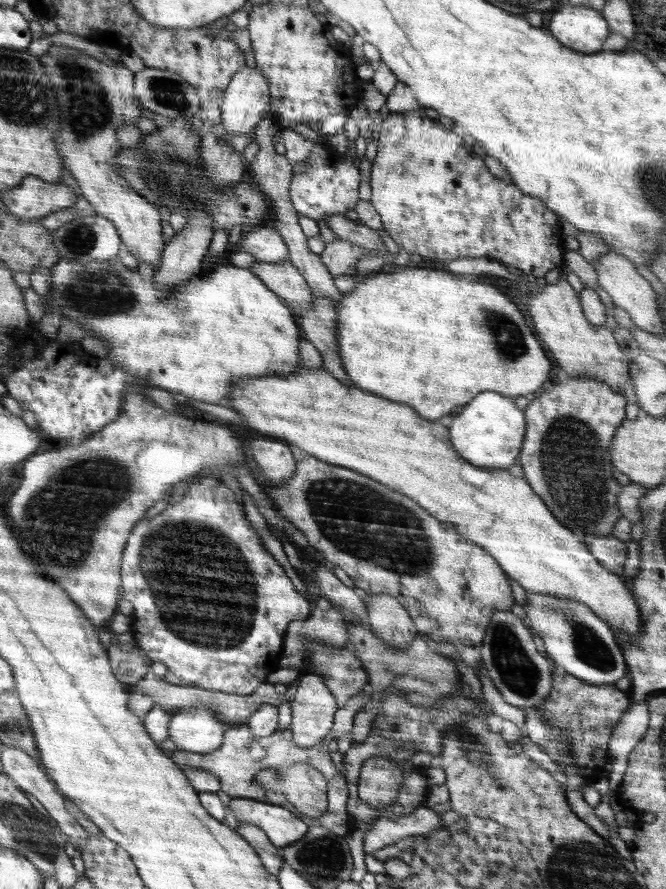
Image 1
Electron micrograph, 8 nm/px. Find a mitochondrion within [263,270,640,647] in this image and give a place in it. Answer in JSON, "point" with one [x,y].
{"point":[396,539]}

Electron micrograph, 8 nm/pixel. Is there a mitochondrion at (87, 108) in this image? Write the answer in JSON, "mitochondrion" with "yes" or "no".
{"mitochondrion":"yes"}

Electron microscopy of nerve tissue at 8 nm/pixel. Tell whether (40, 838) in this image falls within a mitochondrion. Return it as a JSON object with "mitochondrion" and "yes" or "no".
{"mitochondrion":"yes"}

